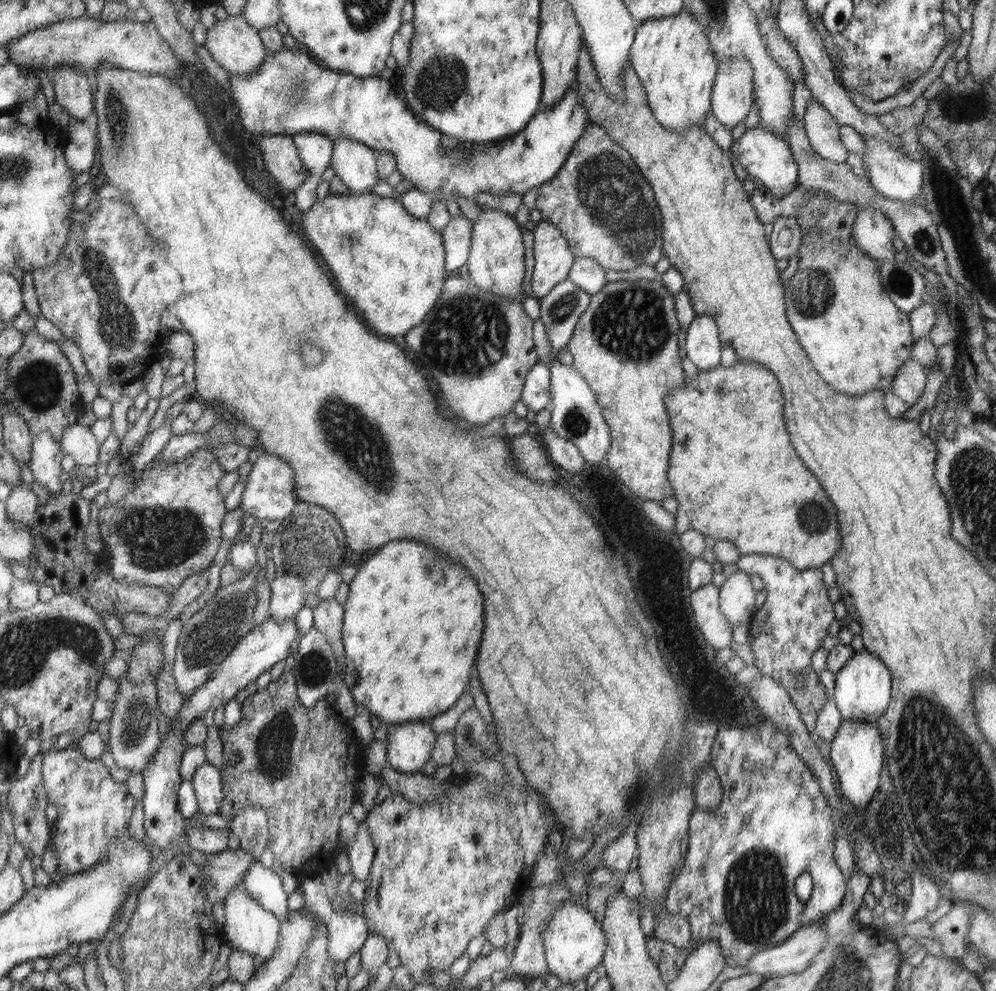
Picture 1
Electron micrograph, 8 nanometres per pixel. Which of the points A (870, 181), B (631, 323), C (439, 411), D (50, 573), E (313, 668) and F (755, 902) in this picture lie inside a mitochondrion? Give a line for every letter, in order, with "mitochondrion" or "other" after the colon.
A: other
B: mitochondrion
C: other
D: other
E: mitochondrion
F: mitochondrion

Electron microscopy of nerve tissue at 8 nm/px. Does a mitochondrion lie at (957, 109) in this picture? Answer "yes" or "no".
yes

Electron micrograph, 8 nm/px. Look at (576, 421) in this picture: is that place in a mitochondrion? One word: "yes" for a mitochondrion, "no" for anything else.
yes

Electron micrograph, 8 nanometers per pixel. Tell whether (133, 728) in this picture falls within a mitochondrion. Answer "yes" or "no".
yes

